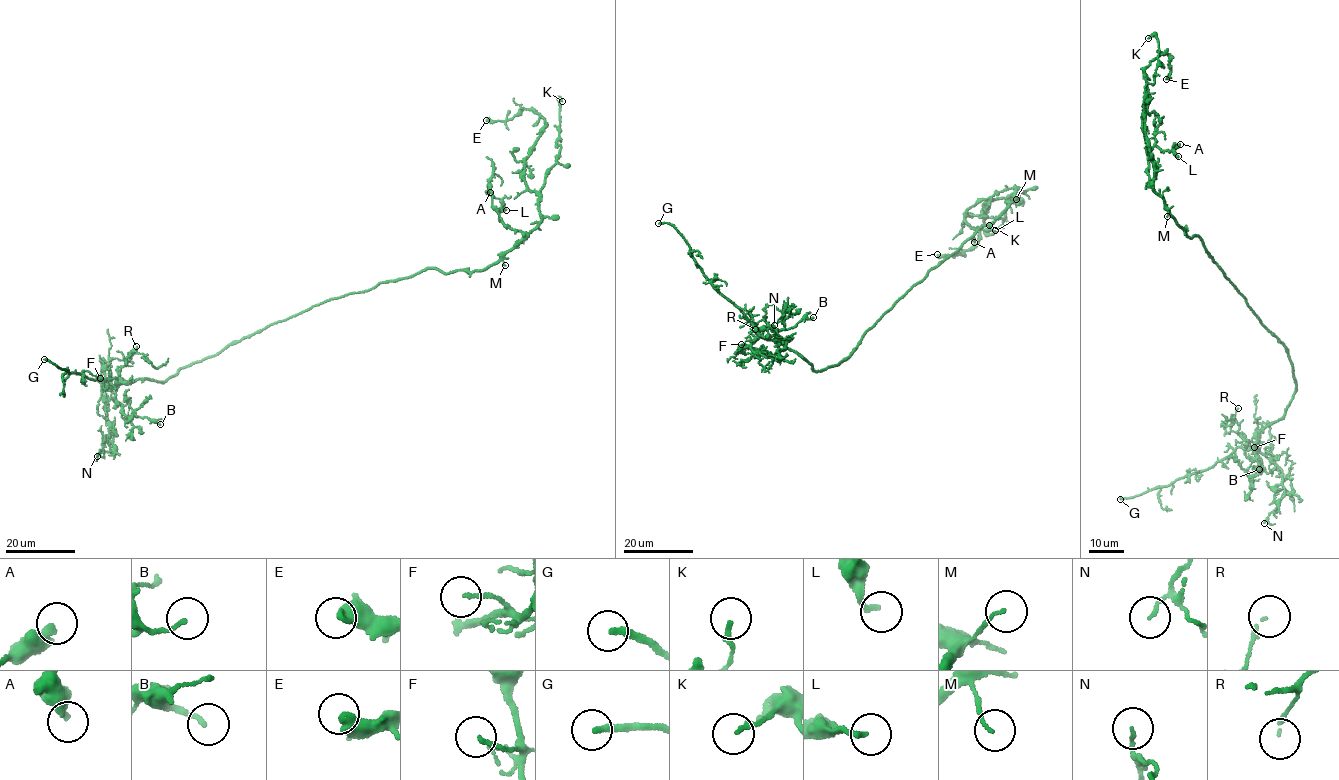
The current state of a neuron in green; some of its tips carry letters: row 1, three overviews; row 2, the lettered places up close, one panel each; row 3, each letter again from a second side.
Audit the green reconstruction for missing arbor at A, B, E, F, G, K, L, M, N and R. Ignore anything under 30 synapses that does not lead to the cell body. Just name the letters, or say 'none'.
G

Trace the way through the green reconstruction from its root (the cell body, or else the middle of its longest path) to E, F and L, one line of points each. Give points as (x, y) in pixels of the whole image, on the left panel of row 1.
E: (341, 297), (431, 267), (485, 269), (535, 227), (538, 194), (523, 172), (544, 119), (522, 109), (486, 120)
F: (341, 297), (234, 341), (215, 354), (182, 368), (164, 381), (136, 379), (111, 386), (100, 378)
L: (341, 297), (431, 267), (446, 273), (485, 269), (522, 236), (504, 226), (492, 205), (488, 184), (506, 210)

